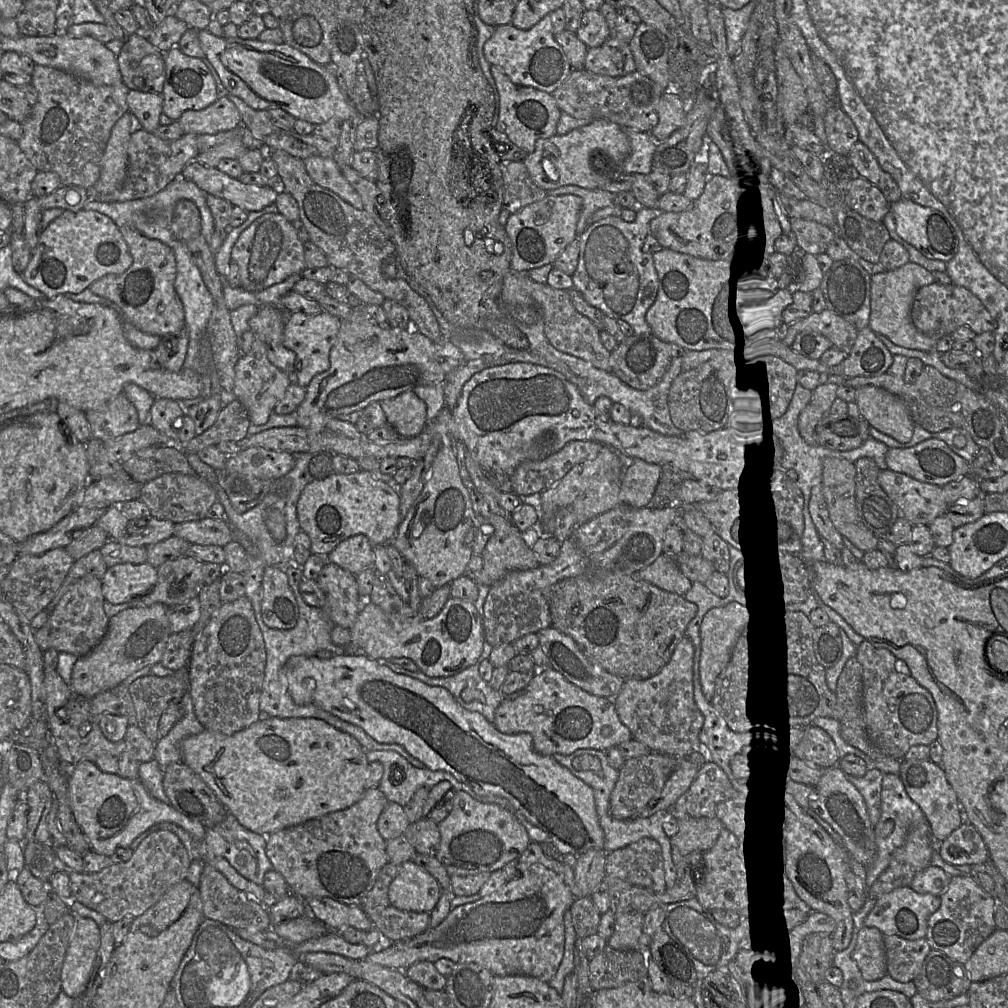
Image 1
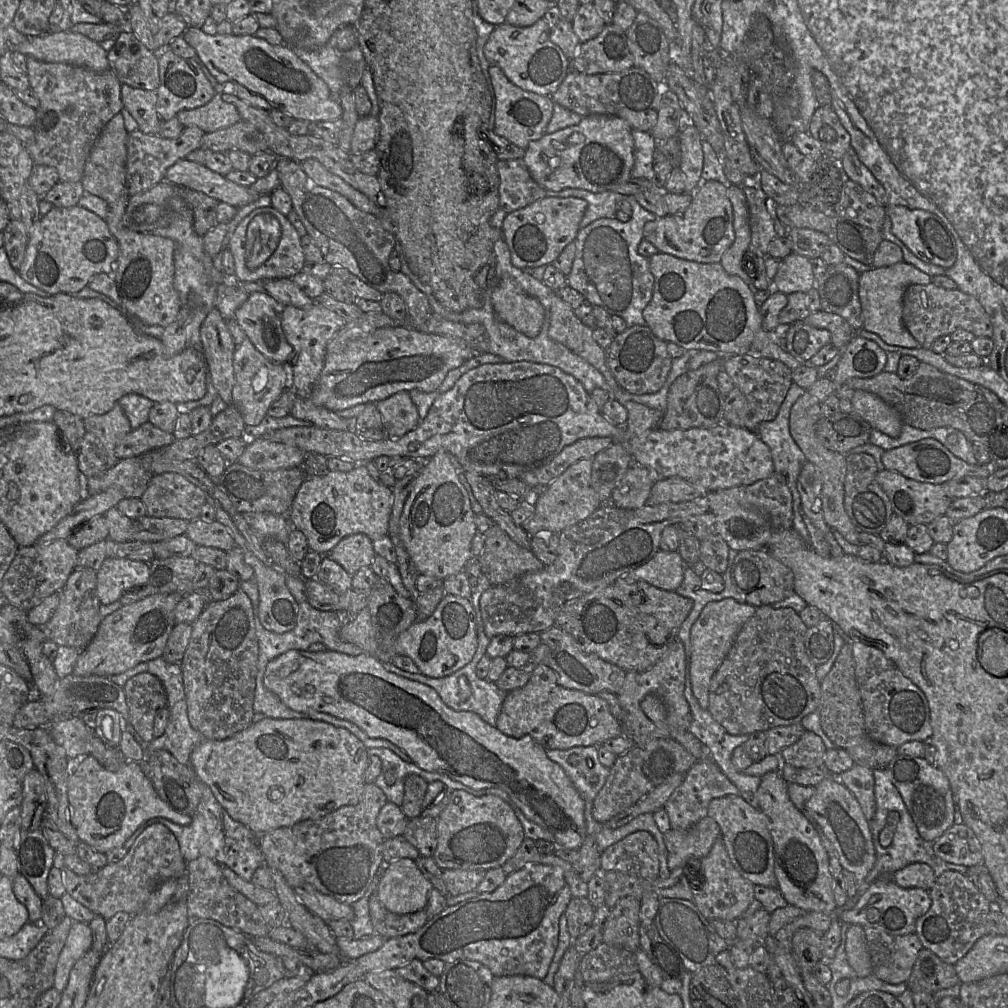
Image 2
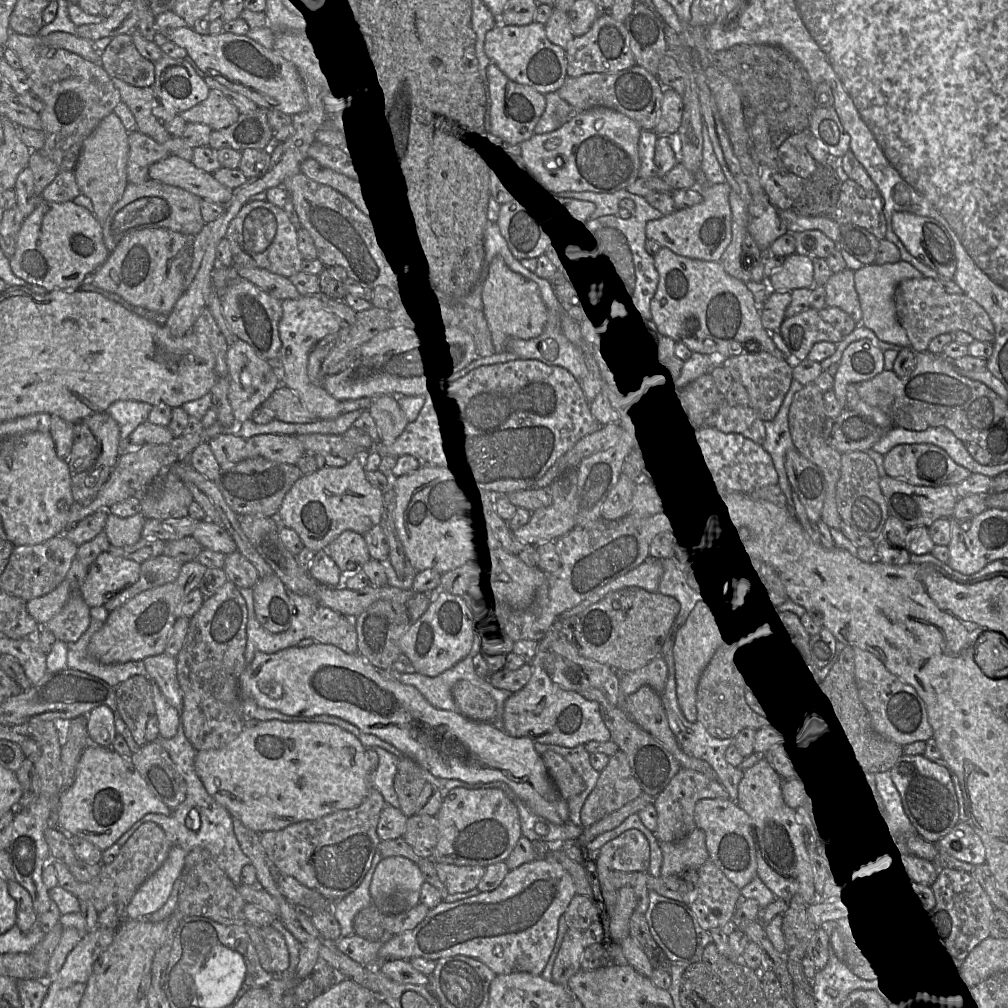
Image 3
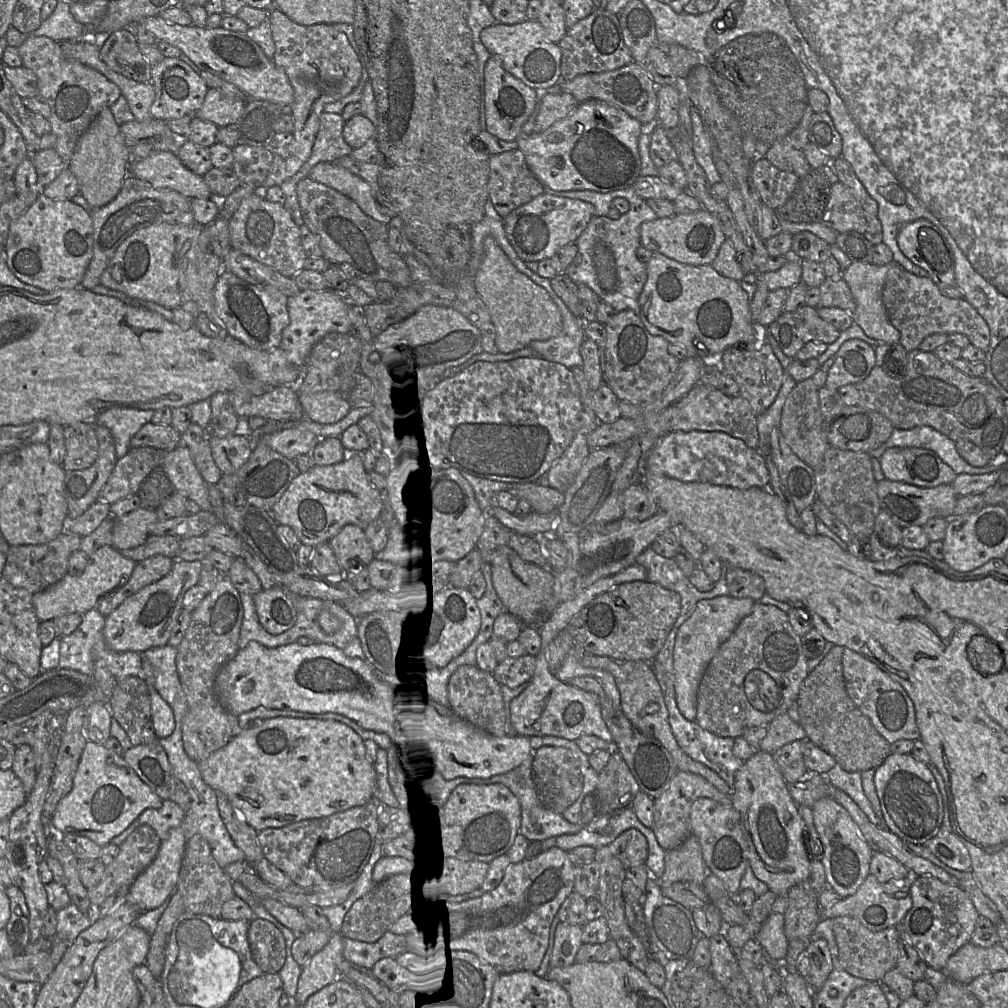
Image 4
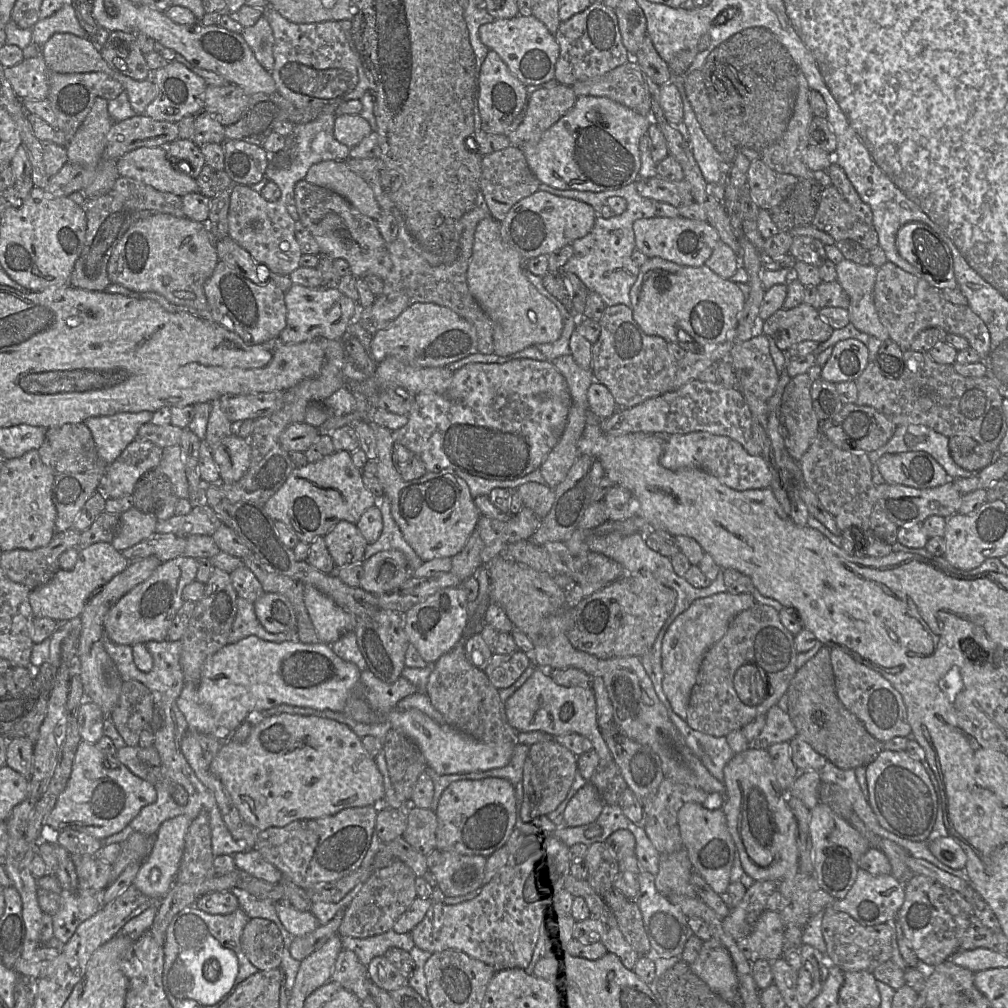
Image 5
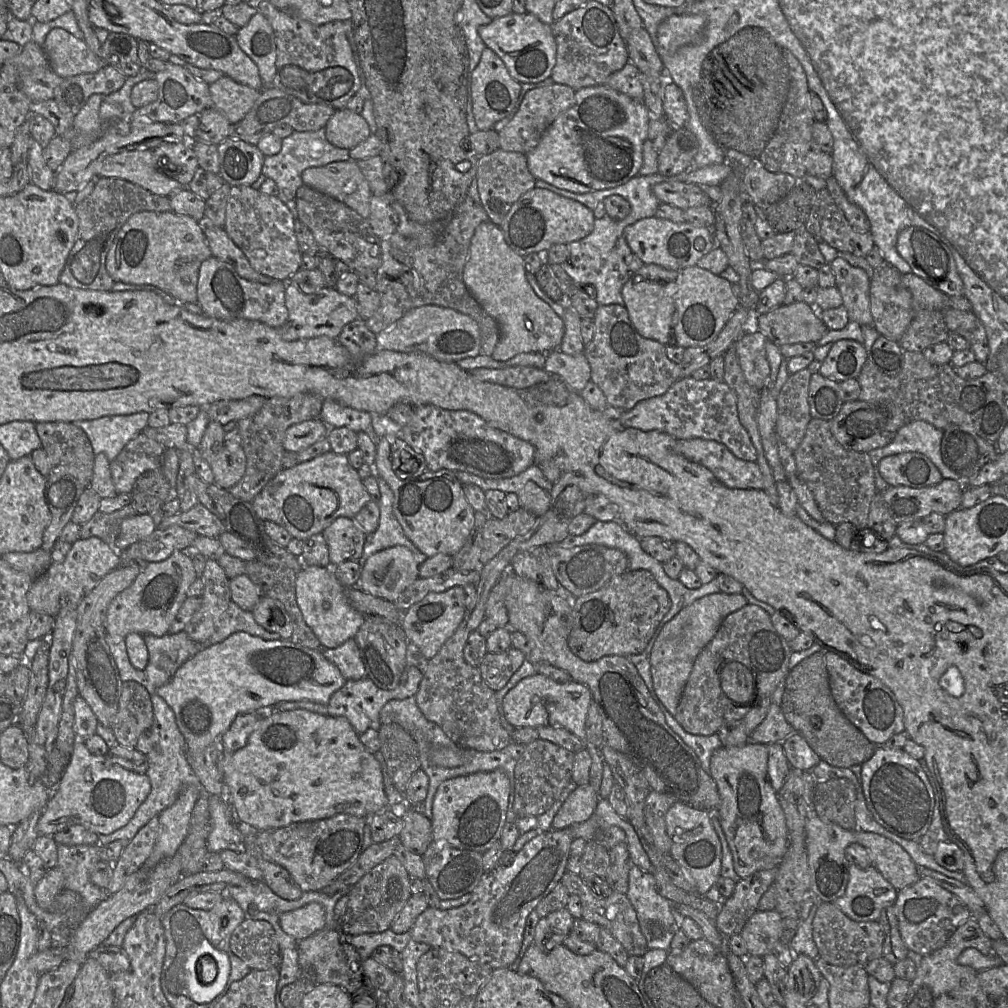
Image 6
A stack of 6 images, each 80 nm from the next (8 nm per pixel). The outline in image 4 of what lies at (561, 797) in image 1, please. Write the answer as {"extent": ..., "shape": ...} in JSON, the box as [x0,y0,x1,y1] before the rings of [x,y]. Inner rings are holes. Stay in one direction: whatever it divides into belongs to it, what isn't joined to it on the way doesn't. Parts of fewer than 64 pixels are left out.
{"extent":[215,641,534,781],"shape":[[[250,641],[245,648],[239,649],[237,654],[219,670],[215,680],[215,690],[221,703],[235,716],[239,716],[242,713],[256,709],[257,707],[278,710],[289,709],[314,714],[324,714],[328,712],[341,714],[355,721],[366,730],[386,733],[392,736],[398,743],[403,743],[411,748],[421,759],[427,771],[427,776],[428,774],[432,774],[440,781],[446,781],[457,777],[490,778],[492,776],[504,774],[510,770],[513,770],[528,759],[533,759],[534,750],[531,747],[529,737],[515,734],[509,734],[502,737],[494,736],[477,729],[453,713],[439,713],[433,711],[420,702],[411,692],[405,693],[398,691],[397,689],[393,689],[391,686],[379,680],[377,678],[377,671],[366,661],[366,659],[348,657],[340,648],[331,644],[312,643],[309,645],[301,645],[298,642],[295,642],[276,648],[268,648],[257,641]]]}

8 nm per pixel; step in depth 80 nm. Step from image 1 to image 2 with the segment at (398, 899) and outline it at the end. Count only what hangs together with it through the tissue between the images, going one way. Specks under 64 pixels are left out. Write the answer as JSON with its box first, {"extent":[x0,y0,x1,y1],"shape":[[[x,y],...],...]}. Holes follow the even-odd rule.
{"extent":[376,858,432,915],"shape":[[[402,858],[385,864],[376,895],[388,911],[403,915],[425,909],[432,889],[415,861]]]}

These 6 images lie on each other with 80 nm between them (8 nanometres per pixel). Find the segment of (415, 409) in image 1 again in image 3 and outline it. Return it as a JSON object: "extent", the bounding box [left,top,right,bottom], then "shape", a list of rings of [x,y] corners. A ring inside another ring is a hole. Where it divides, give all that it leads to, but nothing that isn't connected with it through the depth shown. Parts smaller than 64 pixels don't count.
{"extent":[369,395,409,444],"shape":[[[395,395],[375,398],[369,411],[379,430],[381,442],[386,444],[399,438],[409,423]]]}

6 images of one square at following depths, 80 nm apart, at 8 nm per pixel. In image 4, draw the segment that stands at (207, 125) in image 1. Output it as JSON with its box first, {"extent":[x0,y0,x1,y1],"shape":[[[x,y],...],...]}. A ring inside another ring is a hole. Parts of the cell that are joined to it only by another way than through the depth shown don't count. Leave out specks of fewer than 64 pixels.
{"extent":[194,88,246,128],"shape":[[[208,88],[202,106],[194,116],[215,124],[218,128],[235,123],[242,115],[246,101],[214,88]]]}

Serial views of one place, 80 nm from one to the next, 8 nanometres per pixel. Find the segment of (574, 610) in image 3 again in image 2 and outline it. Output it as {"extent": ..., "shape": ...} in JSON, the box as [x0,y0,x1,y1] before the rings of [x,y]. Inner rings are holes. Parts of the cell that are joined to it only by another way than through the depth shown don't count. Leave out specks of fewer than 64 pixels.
{"extent":[620,550,686,591],"shape":[[[659,550],[646,564],[620,578],[628,584],[646,581],[659,589],[676,591],[683,582],[686,566],[677,551]]]}

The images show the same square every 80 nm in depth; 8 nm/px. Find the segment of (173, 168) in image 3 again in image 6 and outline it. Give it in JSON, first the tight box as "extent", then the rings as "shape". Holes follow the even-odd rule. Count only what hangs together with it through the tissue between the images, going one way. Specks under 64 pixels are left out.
{"extent":[98,150,187,196],"shape":[[[153,150],[123,151],[108,156],[98,177],[123,179],[161,196],[187,188],[158,169]]]}

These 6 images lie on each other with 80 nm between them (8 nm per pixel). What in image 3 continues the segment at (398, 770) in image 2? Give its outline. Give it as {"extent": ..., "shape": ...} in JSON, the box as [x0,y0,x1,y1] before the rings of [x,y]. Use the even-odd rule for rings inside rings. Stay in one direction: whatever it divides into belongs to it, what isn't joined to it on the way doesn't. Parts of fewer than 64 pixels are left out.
{"extent":[372,747,400,809],"shape":[[[374,747],[374,749],[379,756],[379,765],[375,773],[372,774],[372,786],[381,793],[387,805],[400,809],[393,784],[399,759],[383,748]]]}

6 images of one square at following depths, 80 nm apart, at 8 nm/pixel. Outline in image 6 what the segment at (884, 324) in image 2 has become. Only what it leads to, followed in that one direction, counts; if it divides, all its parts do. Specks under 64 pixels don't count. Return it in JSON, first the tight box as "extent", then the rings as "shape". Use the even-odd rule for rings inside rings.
{"extent":[830,256,873,326],"shape":[[[840,256],[830,263],[830,267],[835,276],[835,286],[842,295],[843,306],[847,309],[849,320],[861,326],[873,326],[868,273],[852,266]]]}

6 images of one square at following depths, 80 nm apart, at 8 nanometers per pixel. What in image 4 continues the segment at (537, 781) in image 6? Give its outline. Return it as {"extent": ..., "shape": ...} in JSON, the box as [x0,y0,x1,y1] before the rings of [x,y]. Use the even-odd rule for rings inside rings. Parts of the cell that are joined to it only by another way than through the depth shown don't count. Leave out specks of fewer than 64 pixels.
{"extent":[532,746,583,814],"shape":[[[542,746],[533,752],[532,778],[540,802],[553,812],[562,814],[576,801],[583,788],[583,775],[579,762],[565,747]]]}

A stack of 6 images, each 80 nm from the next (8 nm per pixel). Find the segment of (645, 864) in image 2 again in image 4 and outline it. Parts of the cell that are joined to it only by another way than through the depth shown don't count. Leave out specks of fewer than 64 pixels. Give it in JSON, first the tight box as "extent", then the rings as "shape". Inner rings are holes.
{"extent":[608,828,648,870],"shape":[[[635,828],[622,832],[608,847],[621,861],[625,870],[645,865],[648,856],[648,842],[646,837]]]}

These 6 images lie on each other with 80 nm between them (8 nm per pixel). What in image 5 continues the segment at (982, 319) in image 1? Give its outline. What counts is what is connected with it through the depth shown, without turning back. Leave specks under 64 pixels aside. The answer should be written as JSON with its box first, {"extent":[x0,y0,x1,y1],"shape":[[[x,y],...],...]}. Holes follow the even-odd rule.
{"extent":[874,261,990,359],"shape":[[[888,261],[879,267],[874,286],[874,303],[878,317],[887,329],[890,339],[903,351],[907,351],[921,331],[936,327],[949,334],[964,337],[969,347],[974,349],[981,359],[985,358],[990,348],[990,334],[985,323],[968,305],[953,304],[944,299],[940,291],[920,275],[912,275],[892,262]]]}

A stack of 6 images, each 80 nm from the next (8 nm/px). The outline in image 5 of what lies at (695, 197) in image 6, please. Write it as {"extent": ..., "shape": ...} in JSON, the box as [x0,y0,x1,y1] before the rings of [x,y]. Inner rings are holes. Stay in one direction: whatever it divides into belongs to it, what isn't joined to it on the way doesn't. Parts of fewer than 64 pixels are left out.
{"extent":[635,176,694,208],"shape":[[[656,176],[639,178],[635,184],[640,195],[654,202],[668,203],[676,208],[694,202],[690,185],[685,180],[670,181]]]}

